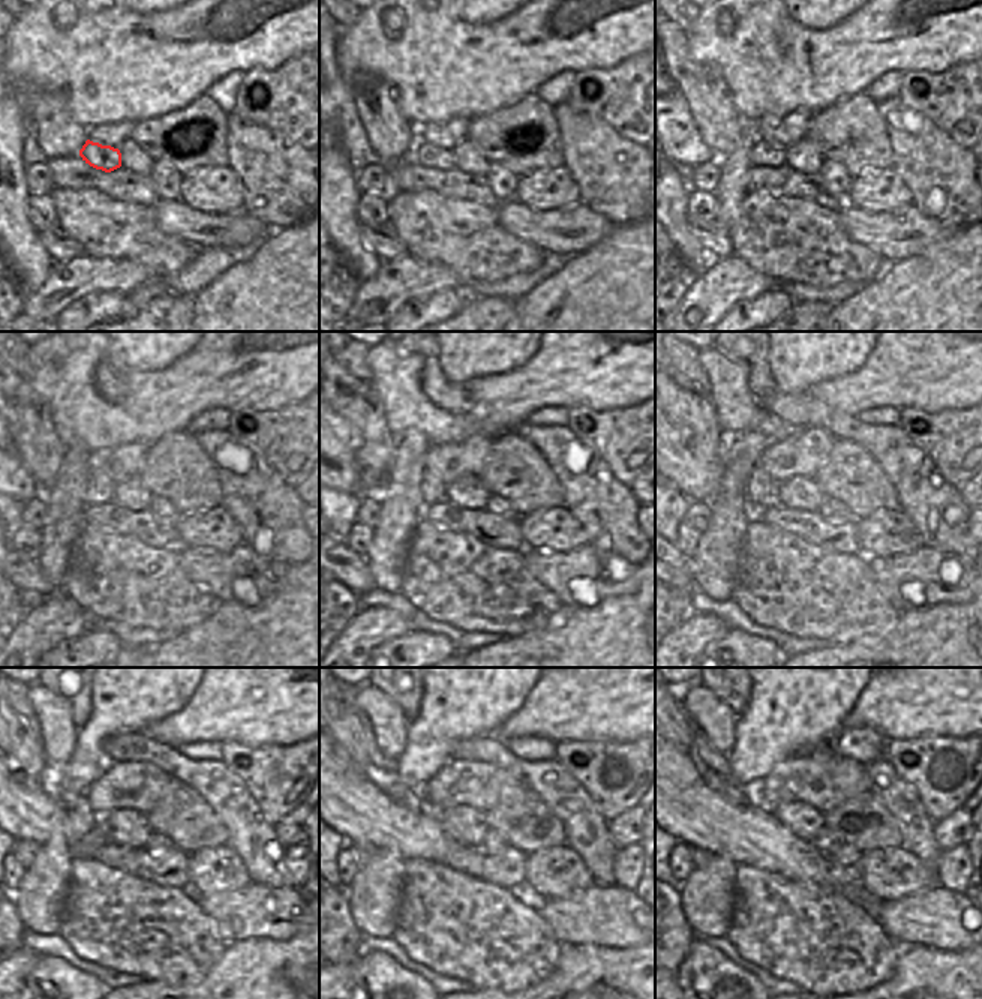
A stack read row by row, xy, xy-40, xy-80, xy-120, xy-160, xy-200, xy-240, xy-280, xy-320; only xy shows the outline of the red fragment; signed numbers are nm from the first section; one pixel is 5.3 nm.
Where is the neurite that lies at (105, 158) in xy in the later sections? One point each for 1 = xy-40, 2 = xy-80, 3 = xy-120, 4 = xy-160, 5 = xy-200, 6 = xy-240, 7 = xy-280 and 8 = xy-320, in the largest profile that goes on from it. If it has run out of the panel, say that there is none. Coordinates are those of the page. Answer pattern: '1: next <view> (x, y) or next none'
1: next xy-40 (426, 155)
2: next xy-80 (762, 153)
3: next xy-120 (98, 488)
4: next xy-160 (432, 491)
5: next xy-200 (760, 491)
6: next xy-240 (83, 818)
7: next xy-280 (390, 785)
8: next xy-320 (727, 788)

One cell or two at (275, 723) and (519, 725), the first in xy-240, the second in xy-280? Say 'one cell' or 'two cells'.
one cell

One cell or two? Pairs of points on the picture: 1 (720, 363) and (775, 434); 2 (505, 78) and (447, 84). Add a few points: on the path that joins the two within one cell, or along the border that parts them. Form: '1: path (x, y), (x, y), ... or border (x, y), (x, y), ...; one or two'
1: path (727, 381), (727, 386), (757, 416); one
2: path (490, 78), (462, 78); one

